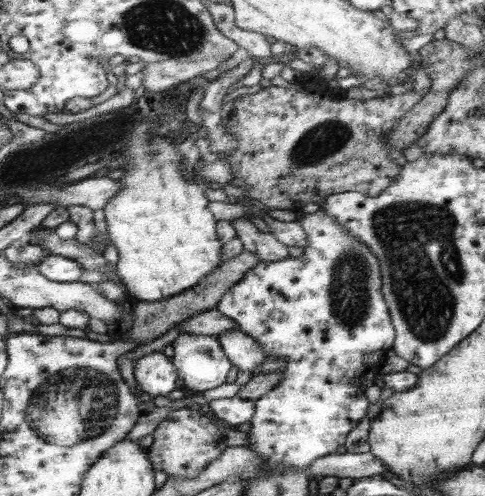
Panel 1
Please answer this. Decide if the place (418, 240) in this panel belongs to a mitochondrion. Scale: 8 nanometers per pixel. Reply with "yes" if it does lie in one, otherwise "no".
yes

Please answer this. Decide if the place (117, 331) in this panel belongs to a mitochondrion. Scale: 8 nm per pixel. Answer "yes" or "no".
no

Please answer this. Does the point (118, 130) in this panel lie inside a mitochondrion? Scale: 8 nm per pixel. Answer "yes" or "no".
yes

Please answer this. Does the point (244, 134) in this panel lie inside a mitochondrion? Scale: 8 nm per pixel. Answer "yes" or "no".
no

